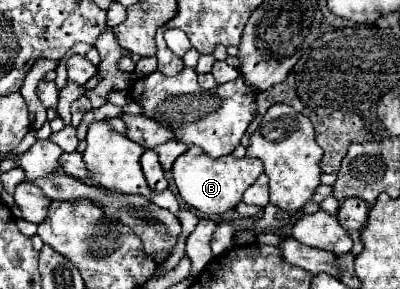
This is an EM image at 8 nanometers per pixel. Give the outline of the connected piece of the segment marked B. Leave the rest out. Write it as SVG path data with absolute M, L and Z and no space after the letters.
M190 146L190 150L178 156L178 160L172 166L172 178L184 204L208 216L218 216L218 214L226 214L228 210L234 210L244 190L250 188L262 172L264 166L262 160L258 158L248 158L248 156L236 158L232 154L222 158L212 158L206 156L206 152L202 152L202 148L198 146Z

